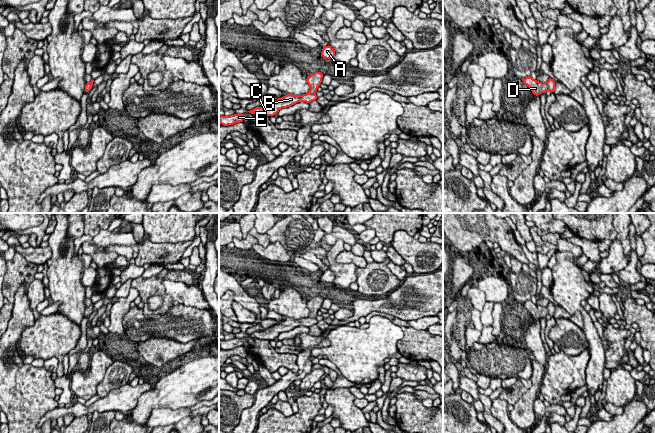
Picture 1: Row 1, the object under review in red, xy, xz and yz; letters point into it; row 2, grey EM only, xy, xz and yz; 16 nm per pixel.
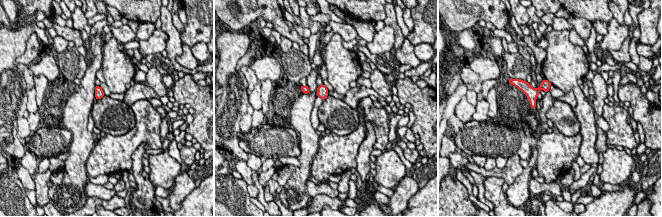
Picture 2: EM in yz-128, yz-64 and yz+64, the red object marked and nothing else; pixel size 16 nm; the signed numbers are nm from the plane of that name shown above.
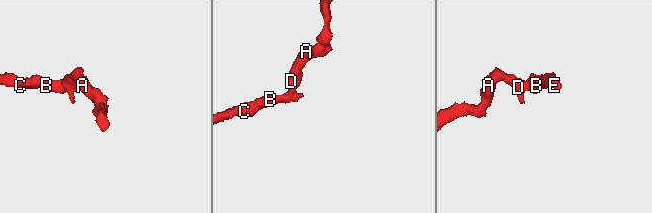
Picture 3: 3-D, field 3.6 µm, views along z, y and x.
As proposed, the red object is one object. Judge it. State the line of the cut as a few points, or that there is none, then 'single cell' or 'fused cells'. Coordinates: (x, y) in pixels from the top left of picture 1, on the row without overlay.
no cut; single cell

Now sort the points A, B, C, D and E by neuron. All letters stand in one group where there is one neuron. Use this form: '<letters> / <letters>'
A B C D E

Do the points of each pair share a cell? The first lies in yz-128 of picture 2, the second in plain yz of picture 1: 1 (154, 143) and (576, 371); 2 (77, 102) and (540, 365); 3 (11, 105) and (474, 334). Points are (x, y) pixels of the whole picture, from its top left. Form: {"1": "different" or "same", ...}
{"1": "same", "2": "same", "3": "different"}

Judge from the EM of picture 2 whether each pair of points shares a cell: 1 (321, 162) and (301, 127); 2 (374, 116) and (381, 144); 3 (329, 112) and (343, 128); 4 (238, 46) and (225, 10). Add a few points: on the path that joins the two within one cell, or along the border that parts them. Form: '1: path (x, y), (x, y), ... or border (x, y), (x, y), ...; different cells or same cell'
1: border (320, 137), (317, 152), (311, 162), (310, 175); different cells
2: path (381, 123), (381, 137); same cell
3: path (333, 116), (341, 124); same cell
4: border (226, 27), (240, 31); different cells

